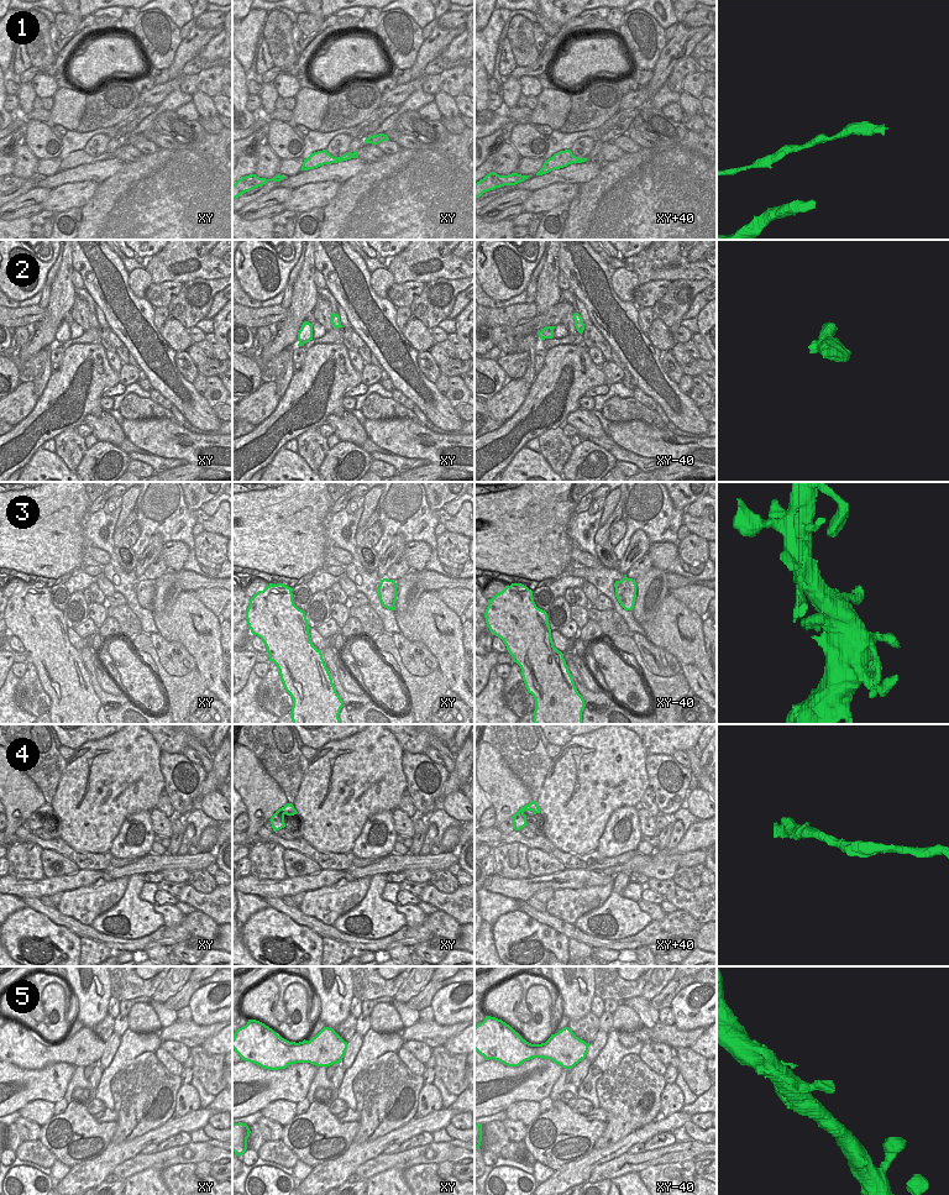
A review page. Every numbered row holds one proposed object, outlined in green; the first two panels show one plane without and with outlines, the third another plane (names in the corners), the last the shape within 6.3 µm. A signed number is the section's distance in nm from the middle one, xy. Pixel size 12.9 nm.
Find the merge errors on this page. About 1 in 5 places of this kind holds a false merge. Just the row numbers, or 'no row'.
no row

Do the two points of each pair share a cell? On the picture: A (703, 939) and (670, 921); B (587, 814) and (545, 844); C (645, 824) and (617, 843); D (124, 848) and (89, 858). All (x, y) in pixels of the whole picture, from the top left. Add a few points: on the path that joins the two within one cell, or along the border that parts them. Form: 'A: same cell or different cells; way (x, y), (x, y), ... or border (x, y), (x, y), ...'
A: different cells; border (702, 924), (696, 937)
B: different cells; border (544, 836), (557, 848), (576, 854)
C: different cells; border (636, 807), (640, 833), (643, 836)
D: different cells; border (108, 852), (118, 858), (137, 858)

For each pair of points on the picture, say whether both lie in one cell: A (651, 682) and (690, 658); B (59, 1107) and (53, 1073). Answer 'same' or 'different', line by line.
A: different
B: different

